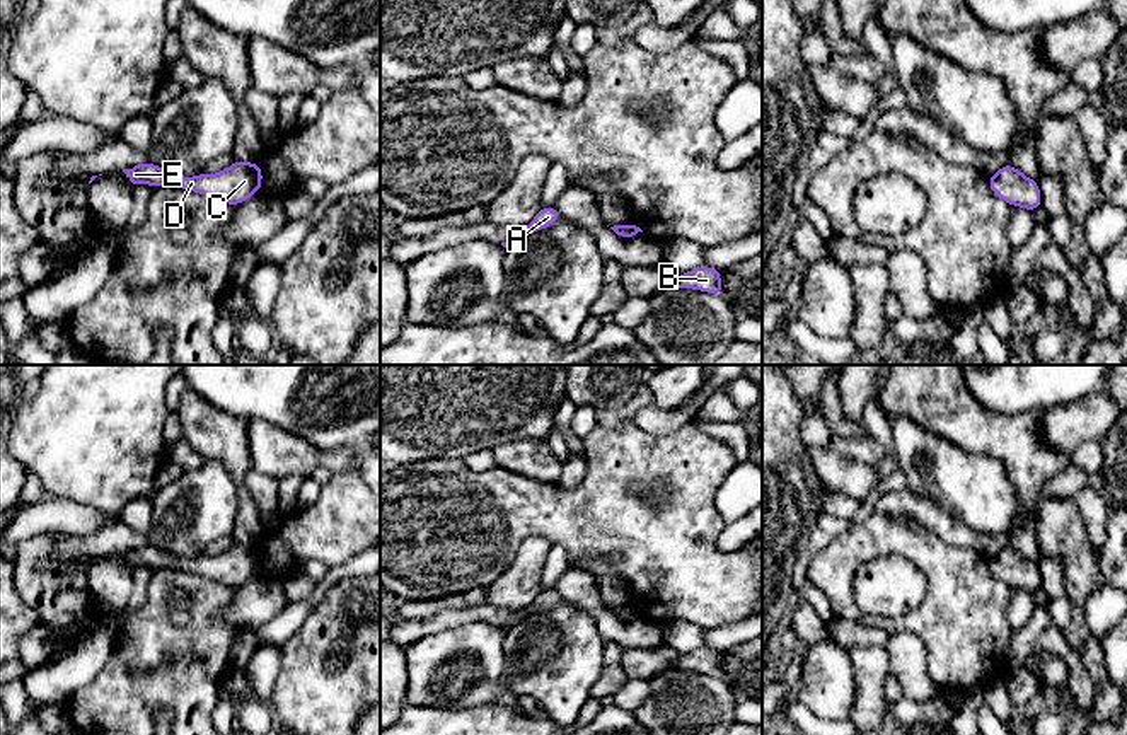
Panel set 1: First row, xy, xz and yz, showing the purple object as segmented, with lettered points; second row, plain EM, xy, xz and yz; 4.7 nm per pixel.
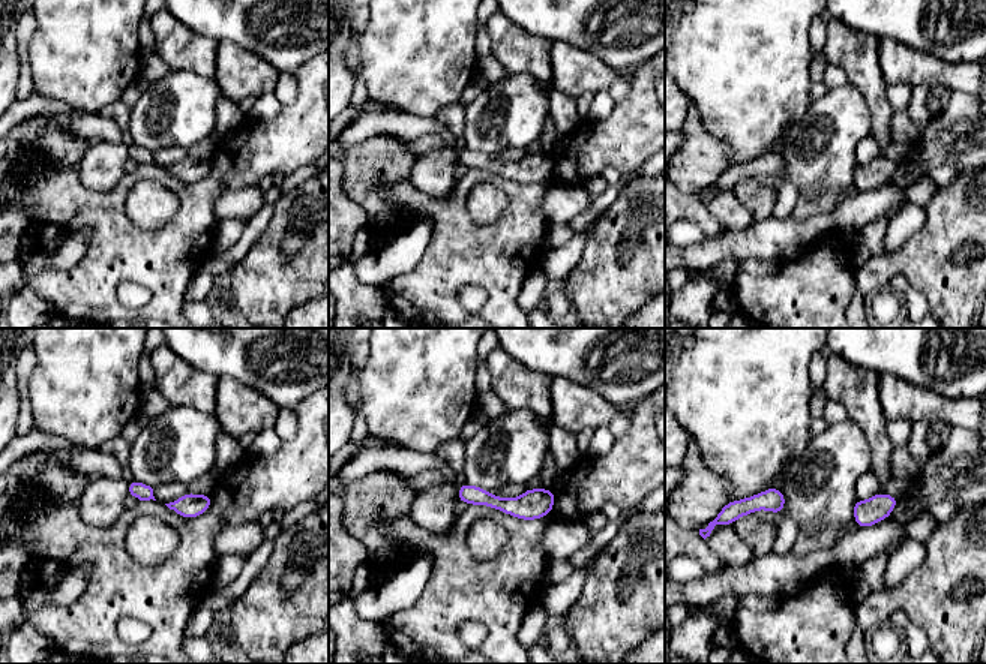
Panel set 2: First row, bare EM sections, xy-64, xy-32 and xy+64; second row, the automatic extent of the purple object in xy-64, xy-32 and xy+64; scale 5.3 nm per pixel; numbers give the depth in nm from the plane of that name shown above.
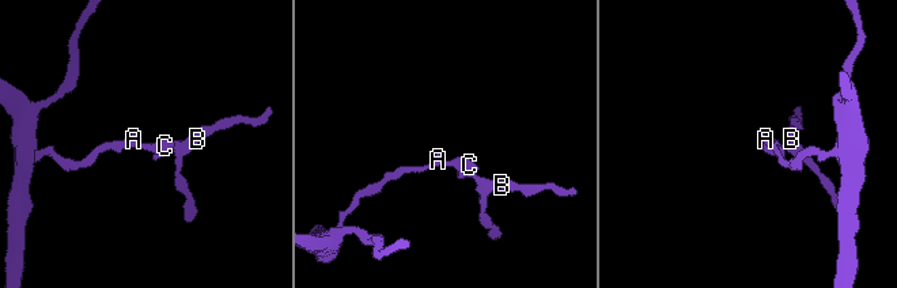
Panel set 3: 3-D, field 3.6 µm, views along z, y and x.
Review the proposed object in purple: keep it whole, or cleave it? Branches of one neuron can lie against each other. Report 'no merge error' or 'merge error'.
no merge error

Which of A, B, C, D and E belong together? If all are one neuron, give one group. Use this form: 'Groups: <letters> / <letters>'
Groups: A B C D E

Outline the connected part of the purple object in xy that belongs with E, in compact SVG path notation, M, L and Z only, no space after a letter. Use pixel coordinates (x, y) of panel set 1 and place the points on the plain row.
M142 542L136 549L123 551L133 570L150 566L153 570L176 568L222 585L237 588L254 575L261 575L263 553L261 546L235 542L230 549L217 556L201 554L193 559L174 558L165 549Z

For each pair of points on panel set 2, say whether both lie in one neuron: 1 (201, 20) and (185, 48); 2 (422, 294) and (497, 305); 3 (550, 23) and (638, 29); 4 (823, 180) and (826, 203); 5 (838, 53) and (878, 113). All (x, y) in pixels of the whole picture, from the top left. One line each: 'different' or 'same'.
1: different
2: same
3: same
4: different
5: same

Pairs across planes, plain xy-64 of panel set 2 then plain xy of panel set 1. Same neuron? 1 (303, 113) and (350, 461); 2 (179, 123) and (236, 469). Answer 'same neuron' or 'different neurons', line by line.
1: different neurons
2: different neurons

